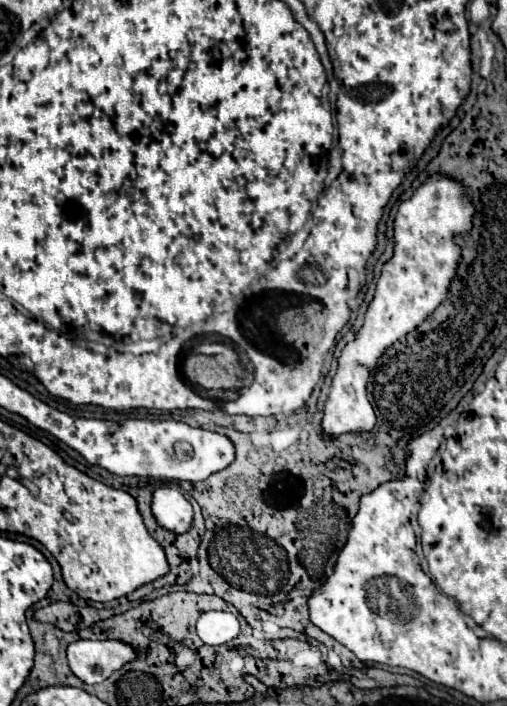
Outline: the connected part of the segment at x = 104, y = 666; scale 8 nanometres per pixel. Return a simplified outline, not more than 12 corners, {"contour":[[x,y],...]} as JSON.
{"contour":[[76,641],[76,677],[102,683],[140,657],[120,641]]}

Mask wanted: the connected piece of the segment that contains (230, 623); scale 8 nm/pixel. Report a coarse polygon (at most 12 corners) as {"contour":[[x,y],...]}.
{"contour":[[208,611],[196,633],[208,645],[222,645],[240,633],[232,613]]}

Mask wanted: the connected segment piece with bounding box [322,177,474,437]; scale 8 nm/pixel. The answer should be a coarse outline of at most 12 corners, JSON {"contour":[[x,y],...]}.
{"contour":[[466,189],[400,203],[358,339],[338,357],[324,437],[372,431],[376,359],[446,299],[472,227]]}

